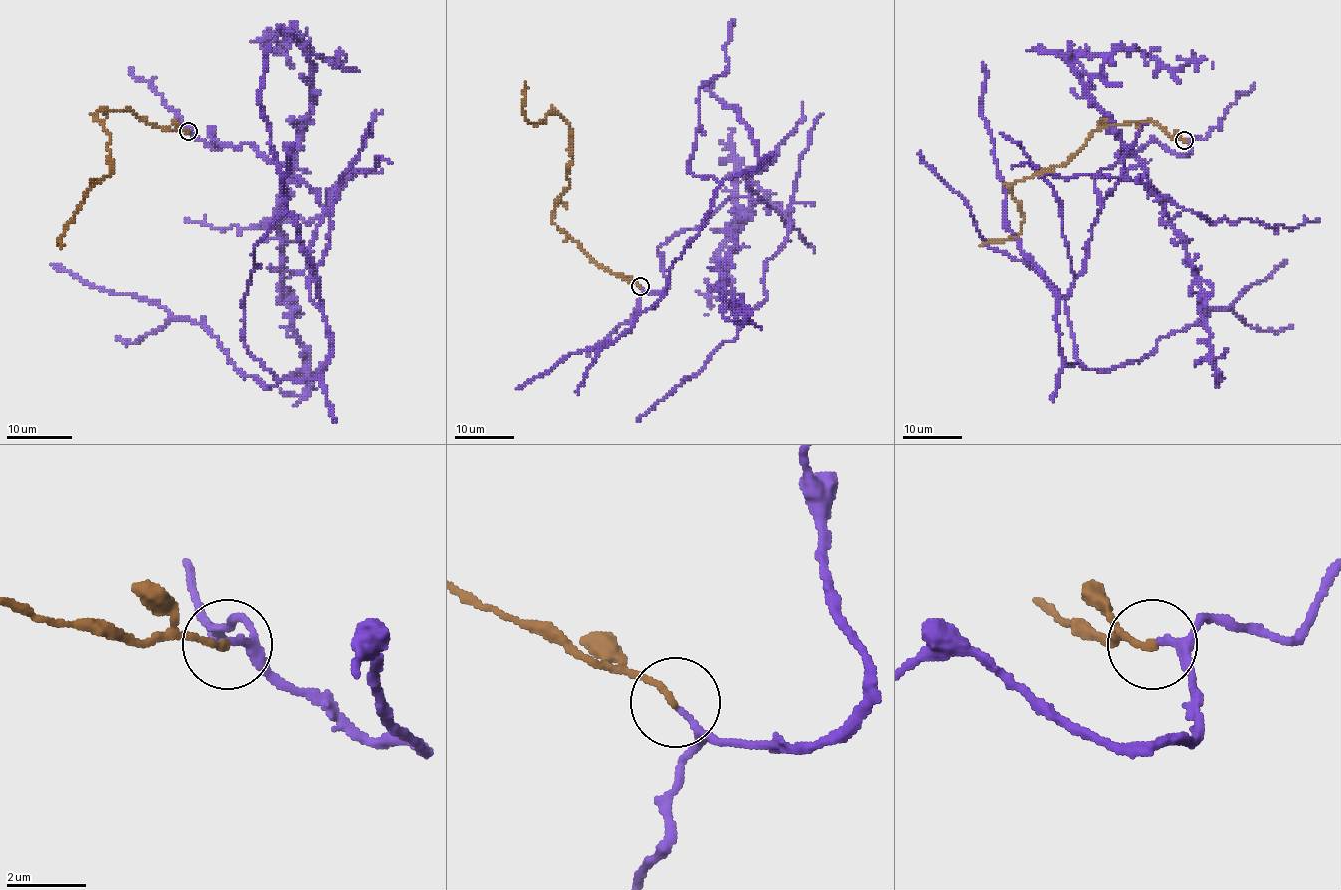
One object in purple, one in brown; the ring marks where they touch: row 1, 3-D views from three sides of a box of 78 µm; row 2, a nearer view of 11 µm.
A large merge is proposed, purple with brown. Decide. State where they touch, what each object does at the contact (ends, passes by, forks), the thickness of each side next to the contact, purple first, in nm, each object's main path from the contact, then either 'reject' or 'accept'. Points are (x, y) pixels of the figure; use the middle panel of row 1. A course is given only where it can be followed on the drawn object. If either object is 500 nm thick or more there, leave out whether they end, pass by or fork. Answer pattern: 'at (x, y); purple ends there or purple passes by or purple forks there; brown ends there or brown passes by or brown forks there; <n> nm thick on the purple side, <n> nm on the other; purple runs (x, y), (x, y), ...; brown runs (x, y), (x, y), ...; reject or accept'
at (640, 286); purple passes by; brown ends there; 140 nm thick on the purple side, 160 nm on the other; purple runs (639, 287), (667, 286), (673, 236), (762, 200), (748, 174), (769, 162), (726, 178), (614, 342), (517, 388); brown runs (639, 286), (598, 265), (554, 222), (570, 184), (570, 126), (554, 113), (527, 122), (525, 82); accept

